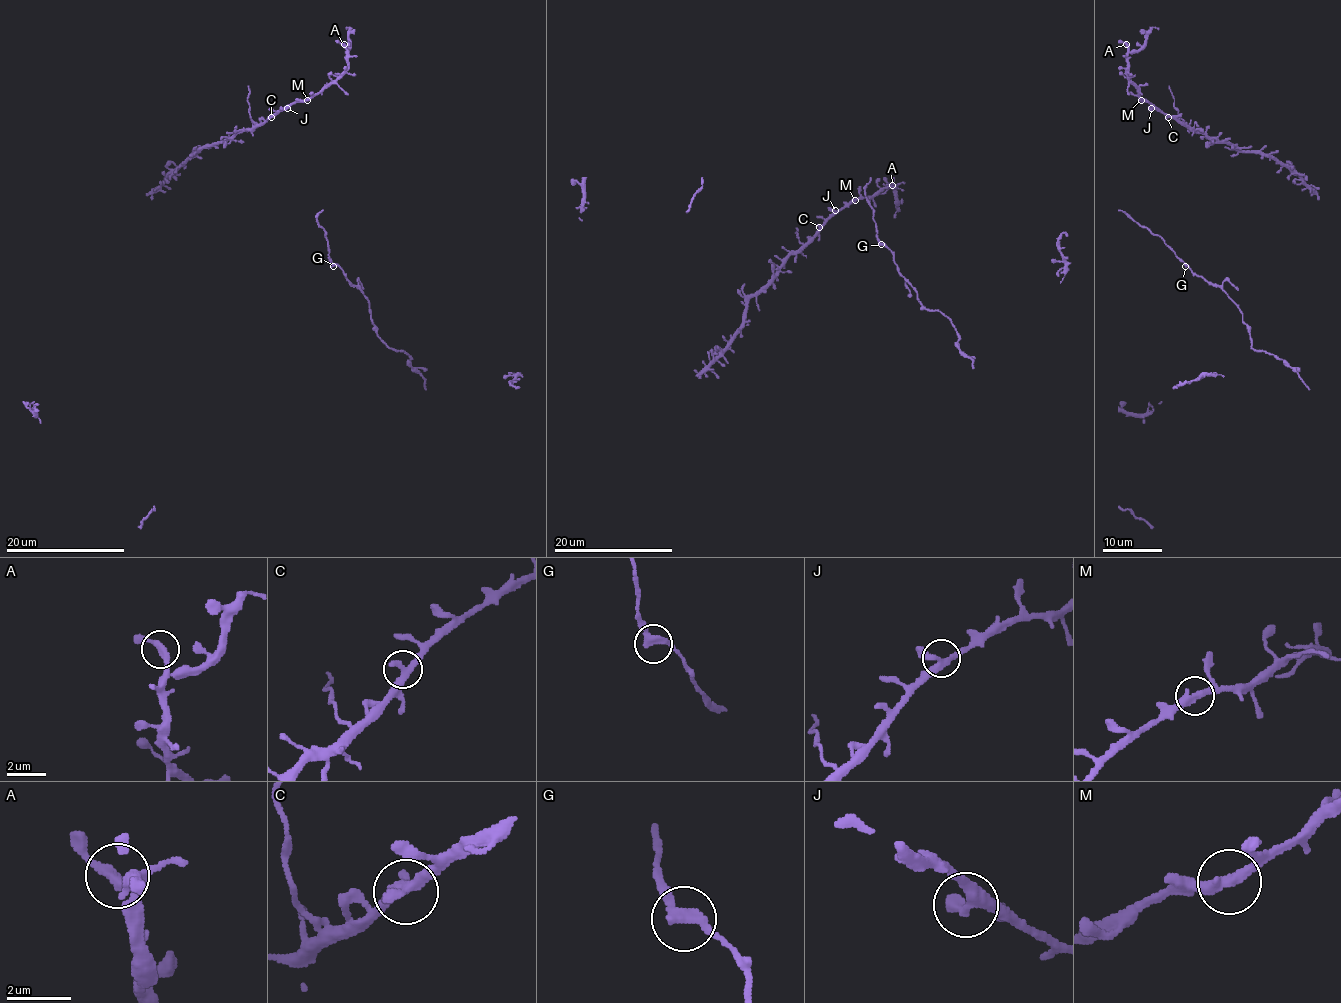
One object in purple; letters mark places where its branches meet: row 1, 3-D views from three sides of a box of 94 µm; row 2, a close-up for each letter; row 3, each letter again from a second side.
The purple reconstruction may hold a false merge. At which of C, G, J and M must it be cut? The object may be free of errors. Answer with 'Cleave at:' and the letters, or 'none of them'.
Cleave at: none of them

